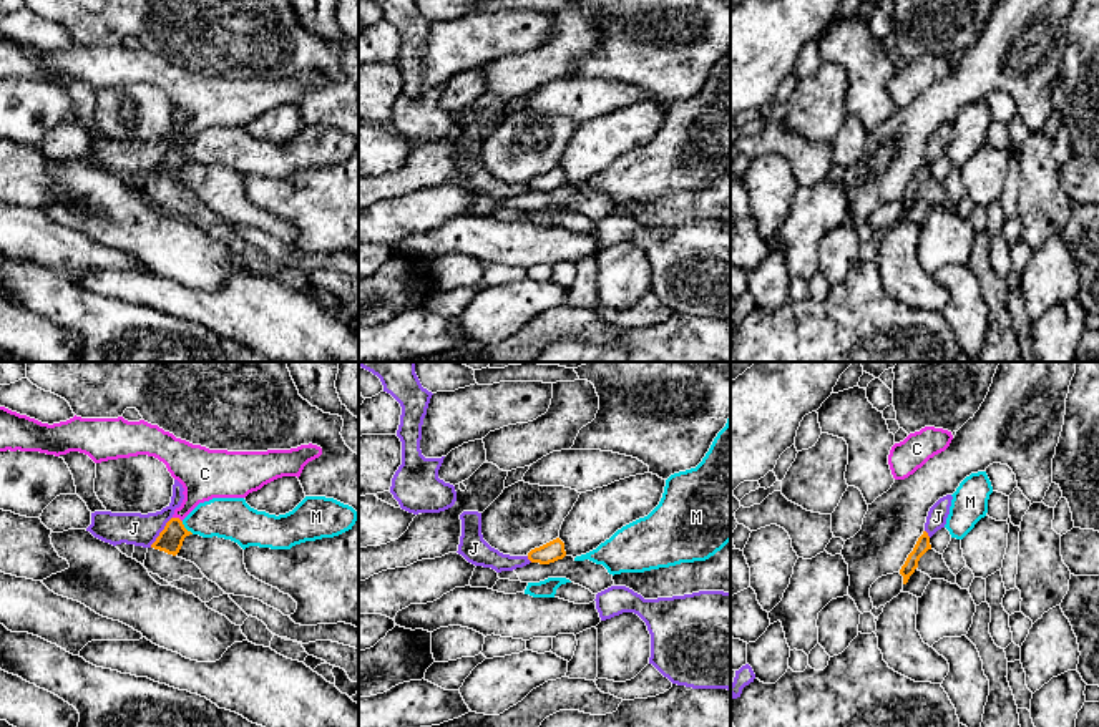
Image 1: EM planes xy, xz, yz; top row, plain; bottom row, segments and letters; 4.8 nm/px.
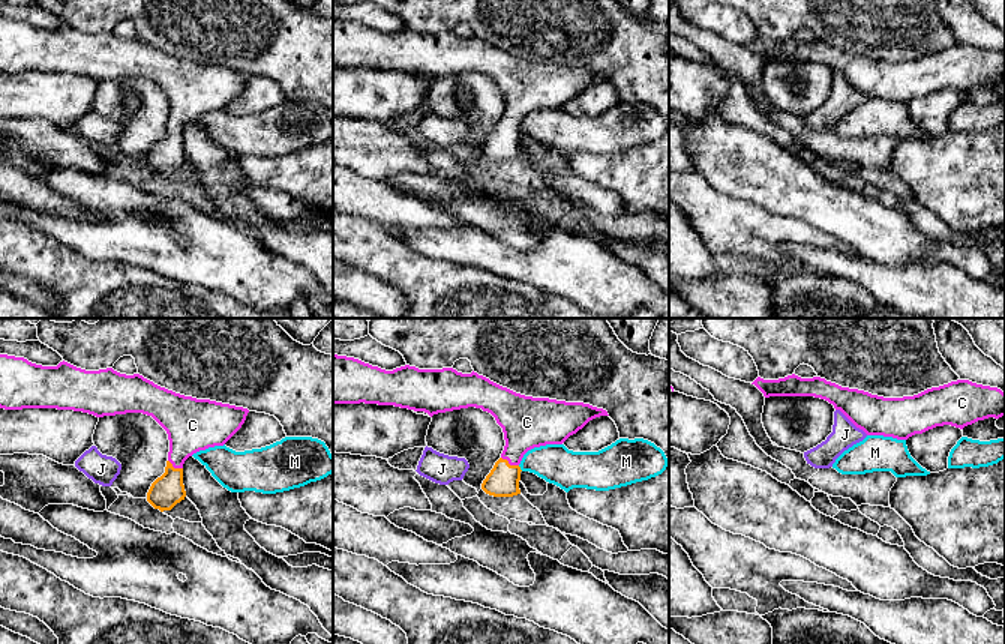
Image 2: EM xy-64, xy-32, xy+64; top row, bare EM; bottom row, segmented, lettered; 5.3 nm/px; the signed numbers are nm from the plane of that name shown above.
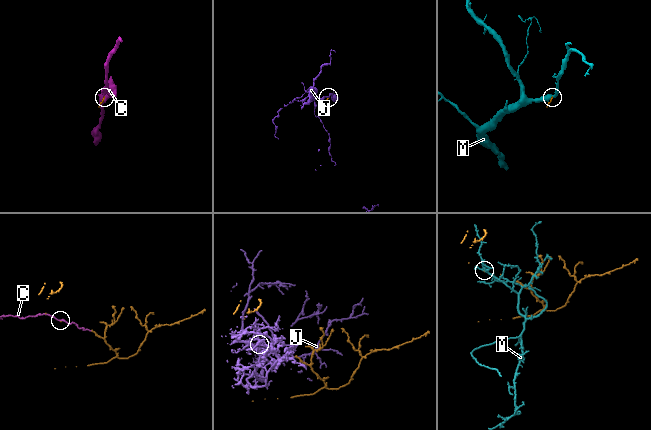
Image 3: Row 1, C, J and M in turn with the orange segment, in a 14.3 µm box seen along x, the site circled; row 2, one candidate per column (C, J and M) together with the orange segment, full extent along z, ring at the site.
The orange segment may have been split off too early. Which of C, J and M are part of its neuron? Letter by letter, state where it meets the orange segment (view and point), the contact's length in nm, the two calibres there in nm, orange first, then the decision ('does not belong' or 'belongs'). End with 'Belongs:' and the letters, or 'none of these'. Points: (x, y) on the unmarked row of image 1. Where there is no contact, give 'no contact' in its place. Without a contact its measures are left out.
C: xy (178, 146) | 50 nm | 120/240 nm | belongs
J: xy (161, 160) | 190 nm | 120/160 nm | does not belong
M: xy (185, 156) | 90 nm | 120/200 nm | does not belong
Belongs: C

